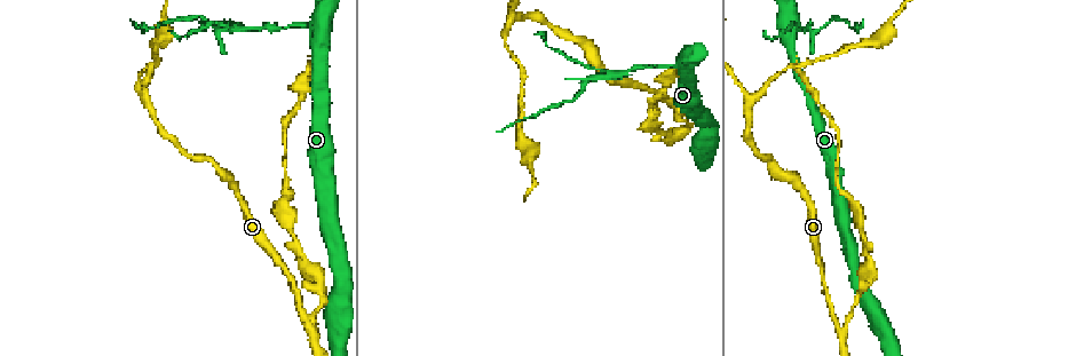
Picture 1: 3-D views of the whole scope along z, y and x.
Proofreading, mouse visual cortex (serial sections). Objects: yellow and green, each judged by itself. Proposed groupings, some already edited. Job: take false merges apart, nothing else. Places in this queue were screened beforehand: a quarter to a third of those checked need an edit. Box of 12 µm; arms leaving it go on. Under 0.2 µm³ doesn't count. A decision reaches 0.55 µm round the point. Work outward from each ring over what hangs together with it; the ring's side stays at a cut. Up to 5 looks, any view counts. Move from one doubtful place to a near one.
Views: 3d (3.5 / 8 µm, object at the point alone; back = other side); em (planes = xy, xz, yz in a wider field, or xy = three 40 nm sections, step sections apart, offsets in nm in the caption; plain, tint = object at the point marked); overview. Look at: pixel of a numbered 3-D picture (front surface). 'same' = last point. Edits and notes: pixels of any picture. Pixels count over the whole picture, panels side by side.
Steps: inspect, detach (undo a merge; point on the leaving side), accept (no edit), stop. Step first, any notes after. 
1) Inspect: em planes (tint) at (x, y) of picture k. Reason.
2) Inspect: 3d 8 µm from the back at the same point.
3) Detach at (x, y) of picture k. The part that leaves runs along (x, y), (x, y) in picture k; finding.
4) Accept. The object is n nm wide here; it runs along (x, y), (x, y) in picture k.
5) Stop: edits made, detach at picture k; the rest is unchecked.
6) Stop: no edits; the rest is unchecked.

Inspect: 3d 3.5 µm at (839, 329) of picture 1. Branch point.

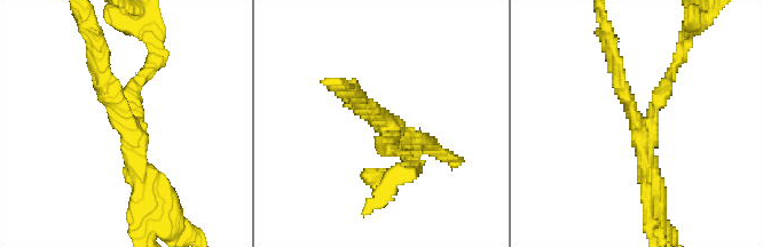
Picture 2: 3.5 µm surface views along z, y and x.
Inspect: em xy step 1 (tint) at (387, 124) of picture 2. 3 arms meet here; the arms are 200, 200, 300 nm wide.

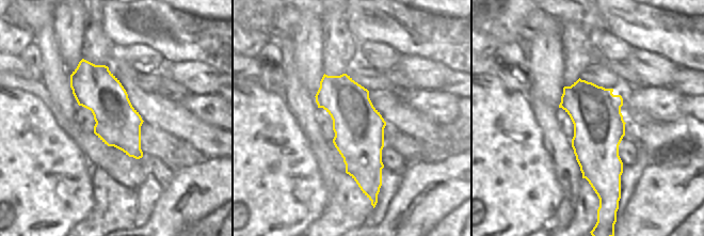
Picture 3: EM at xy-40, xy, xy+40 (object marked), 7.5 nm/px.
Detach at (156, 225) of picture 2. The part that leaves runs along (647, 124), (689, 29) in picture 2; a second cell is stuck on.

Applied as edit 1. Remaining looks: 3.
Inspect: overview.

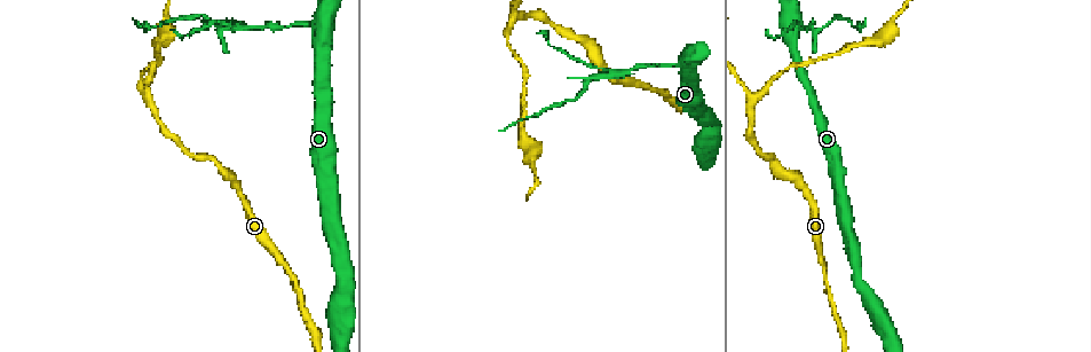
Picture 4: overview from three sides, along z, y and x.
Inspect: 3d 8 µm at (751, 100) of picture 4. Three arms meet.

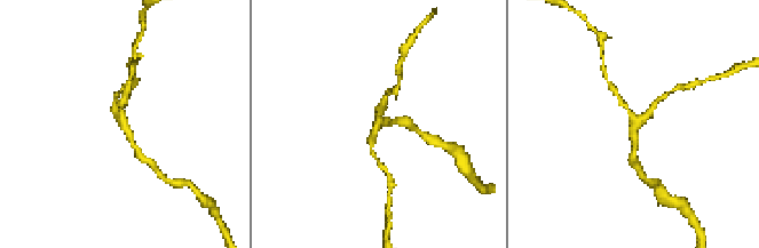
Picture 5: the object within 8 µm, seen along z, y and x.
Inspect: em xy step 5 (tint) at (123, 128) of picture 5. 3 arms meet here; the arms are 150, 200, 200 nm wide; now the EM.

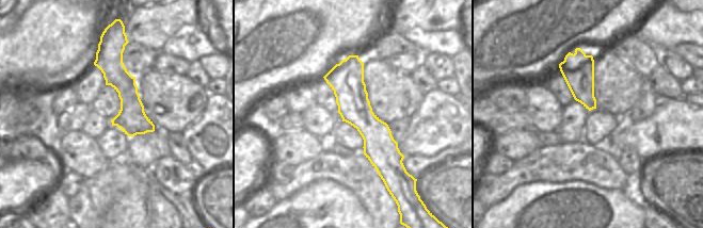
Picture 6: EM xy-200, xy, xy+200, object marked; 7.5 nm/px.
Accept. It runs along (140, 156), (118, 120), (116, 103) in picture 5; all the same cell.

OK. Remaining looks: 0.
Stop: edits made, detach at picture 2; the rest is unchecked.

